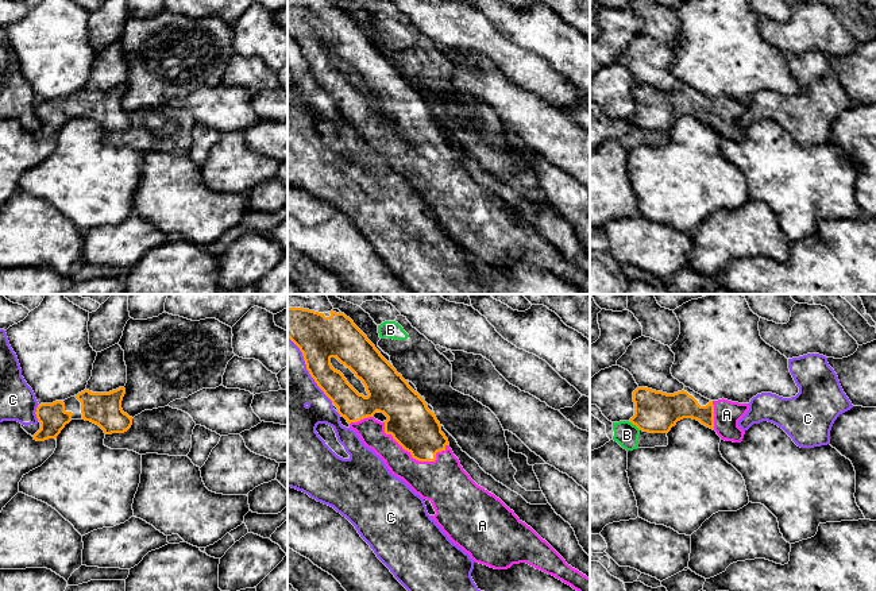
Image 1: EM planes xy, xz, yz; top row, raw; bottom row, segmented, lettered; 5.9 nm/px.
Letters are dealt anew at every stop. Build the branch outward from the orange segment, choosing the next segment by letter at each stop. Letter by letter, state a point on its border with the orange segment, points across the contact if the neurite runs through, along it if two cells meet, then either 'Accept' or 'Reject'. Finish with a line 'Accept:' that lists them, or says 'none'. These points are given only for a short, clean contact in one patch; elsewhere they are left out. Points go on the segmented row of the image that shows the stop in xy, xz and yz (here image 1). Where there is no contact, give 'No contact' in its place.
A: Touches orange at xz (413, 458). Accept
B: Touches orange at yz (635, 424). Boundary: yz (628, 421), (640, 429). Reject
C: Touches orange at xz (307, 369). Reject
Accept: A

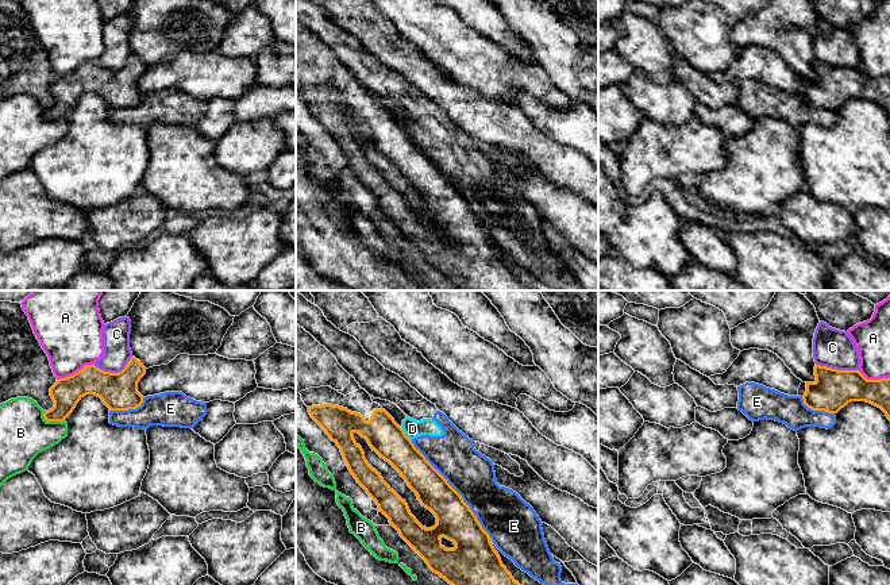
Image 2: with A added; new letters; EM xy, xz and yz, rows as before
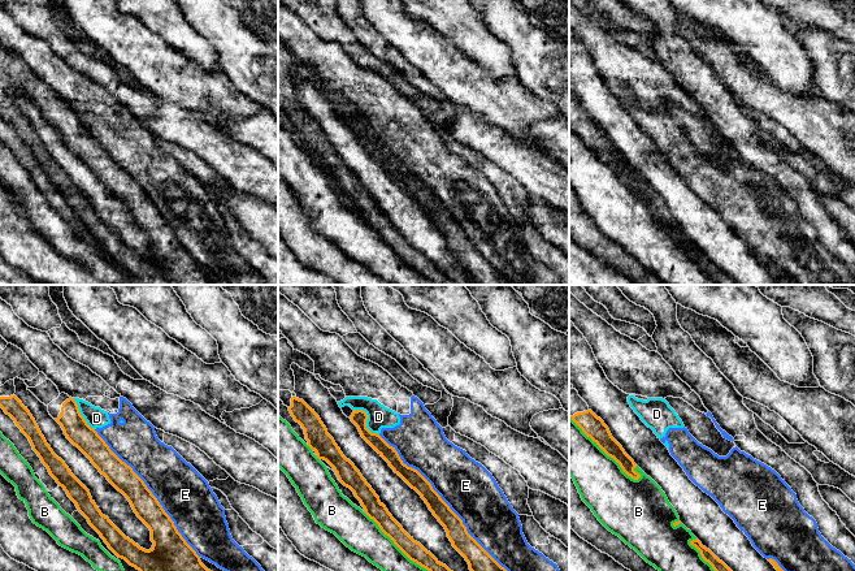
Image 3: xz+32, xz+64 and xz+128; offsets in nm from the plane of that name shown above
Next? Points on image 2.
A: Touches orange at xy (74, 373). Reject
B: Touches orange at xy (51, 420). Reject
C: Touches orange at xy (114, 373). Reject
D: Touches orange at xz (405, 434). Boundary: xz (400, 427), (411, 441). Reject
E: Touches orange at xz (455, 491). Reject
Accept: none

